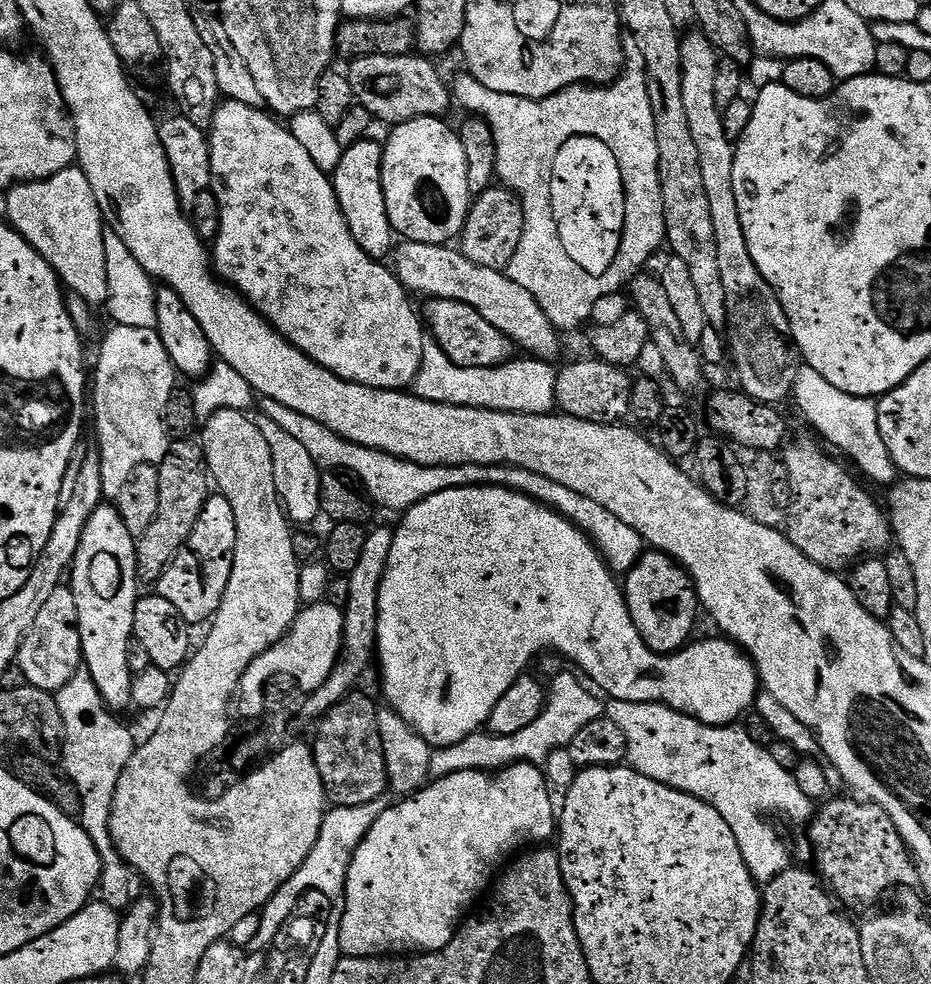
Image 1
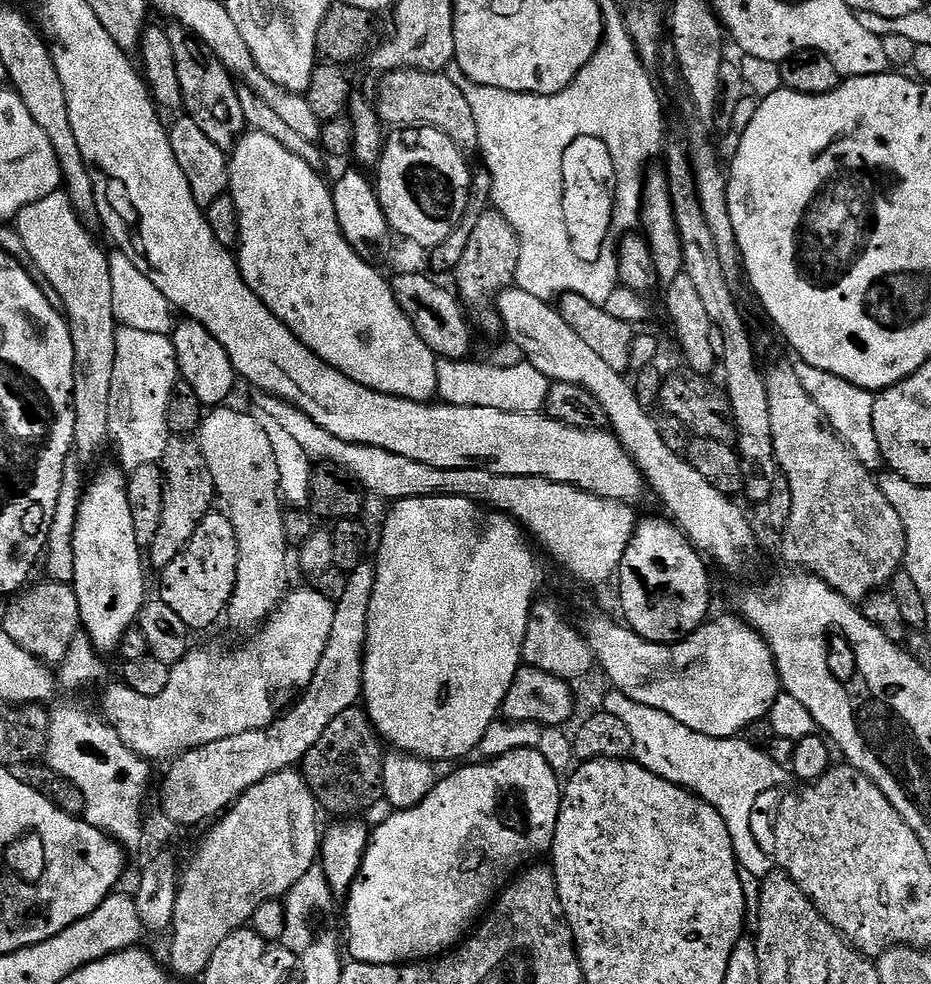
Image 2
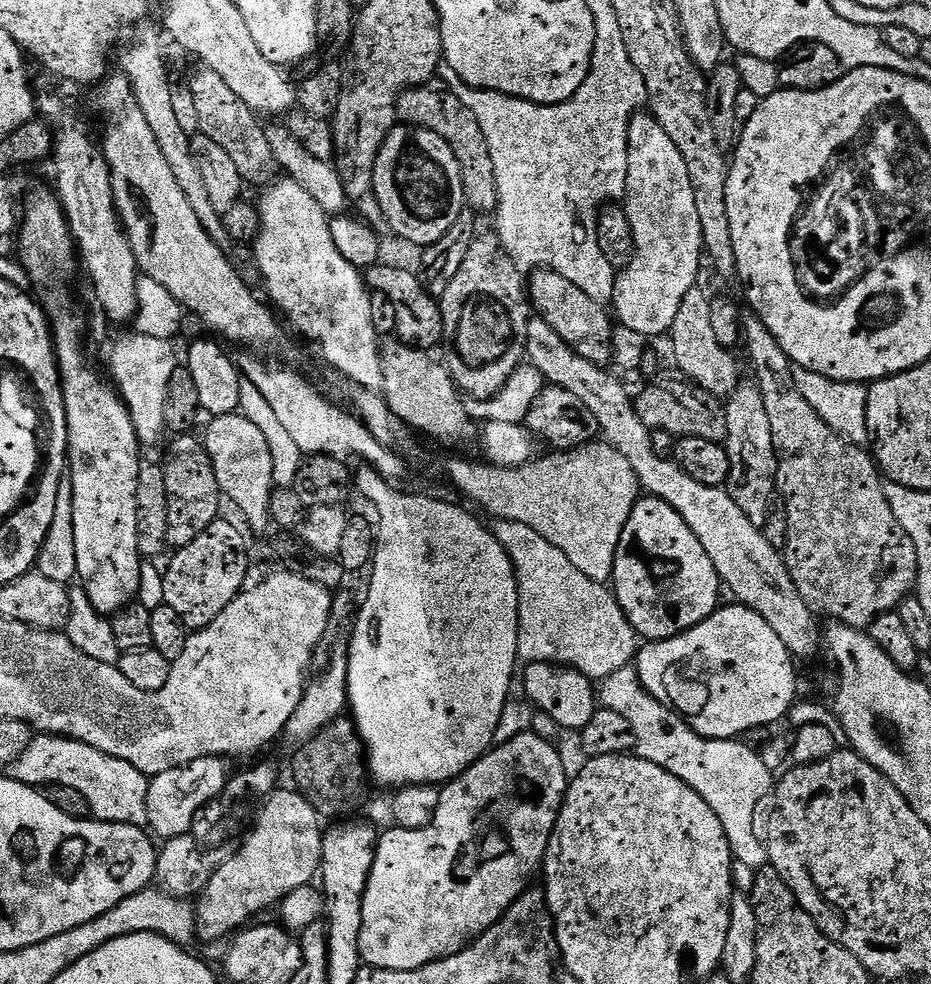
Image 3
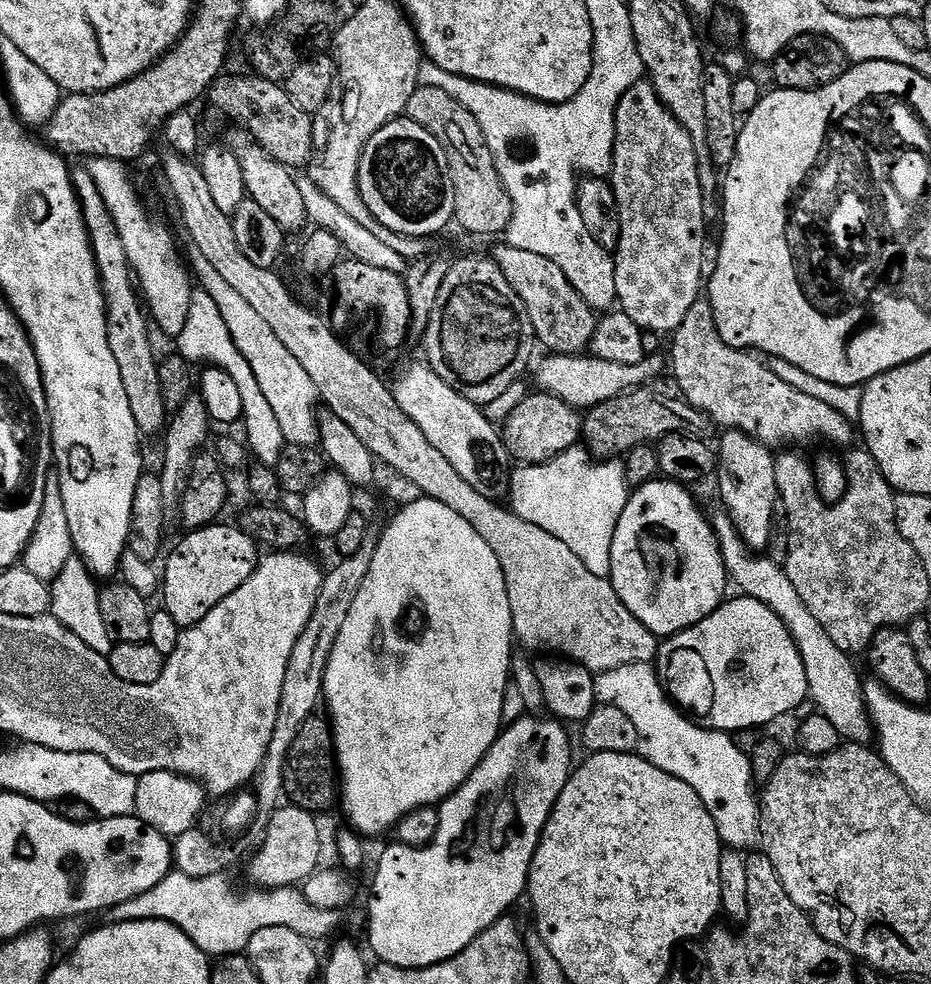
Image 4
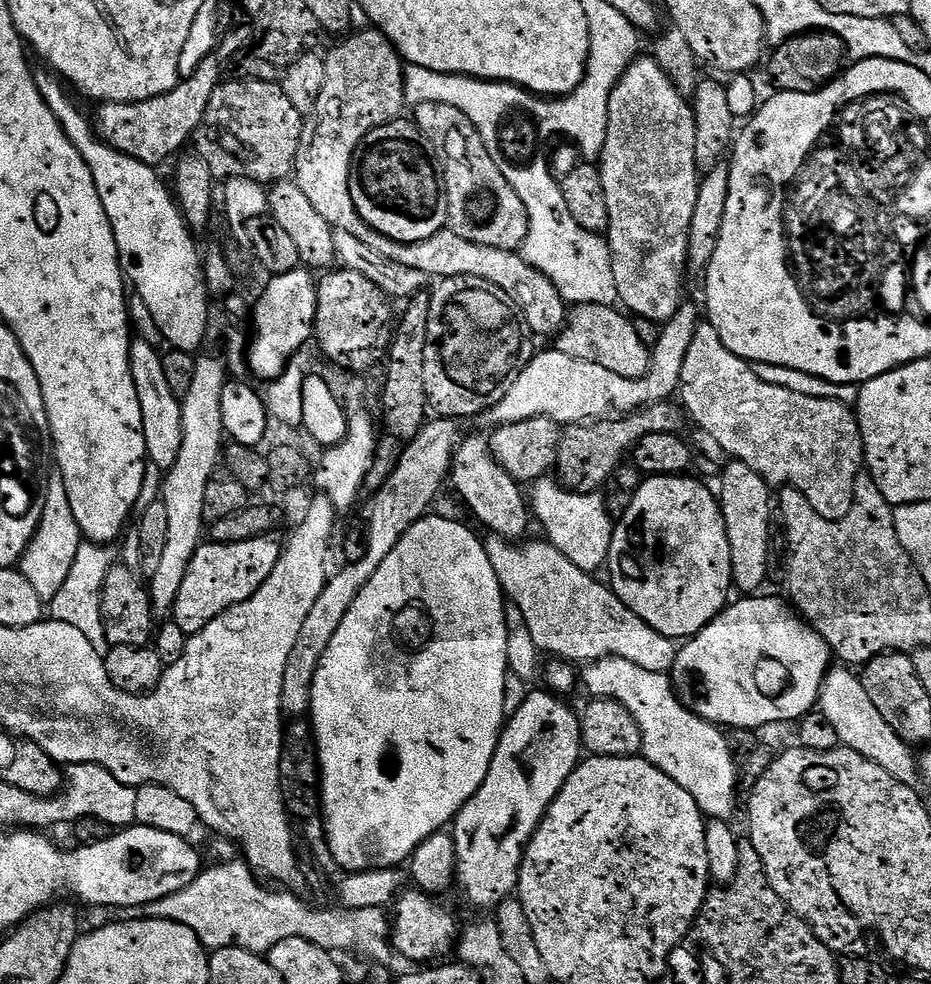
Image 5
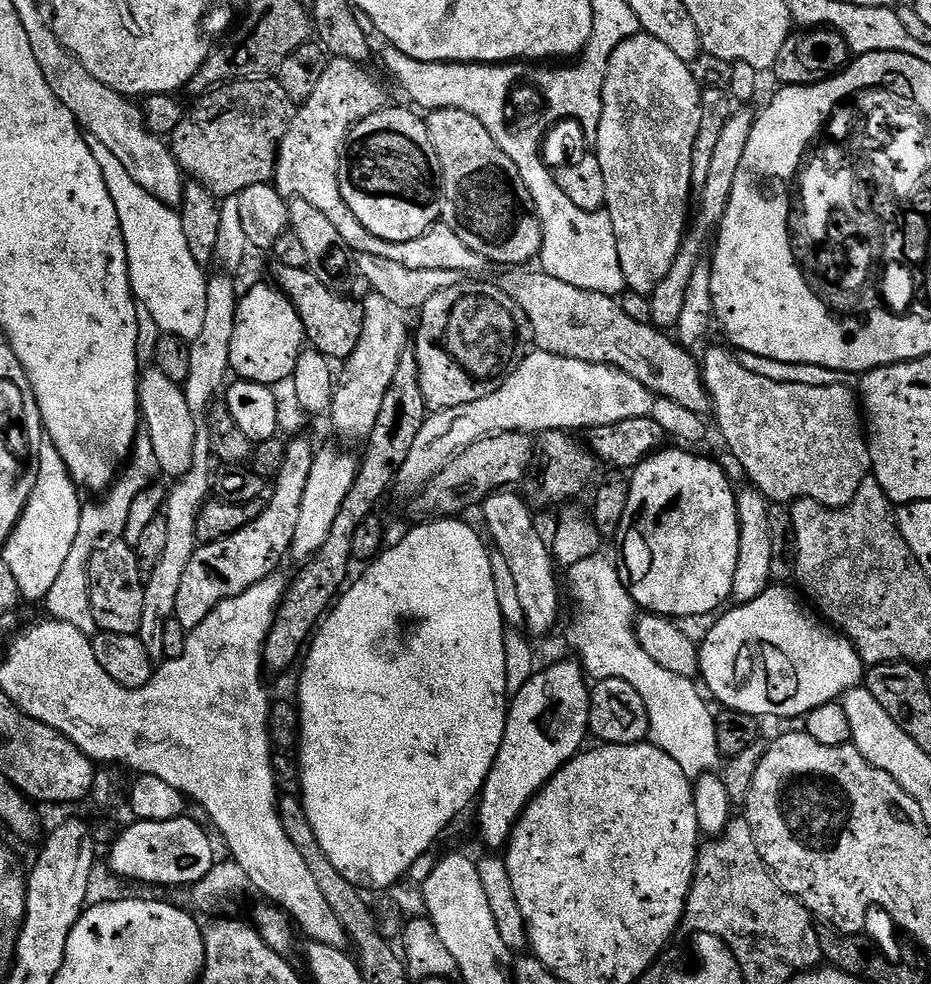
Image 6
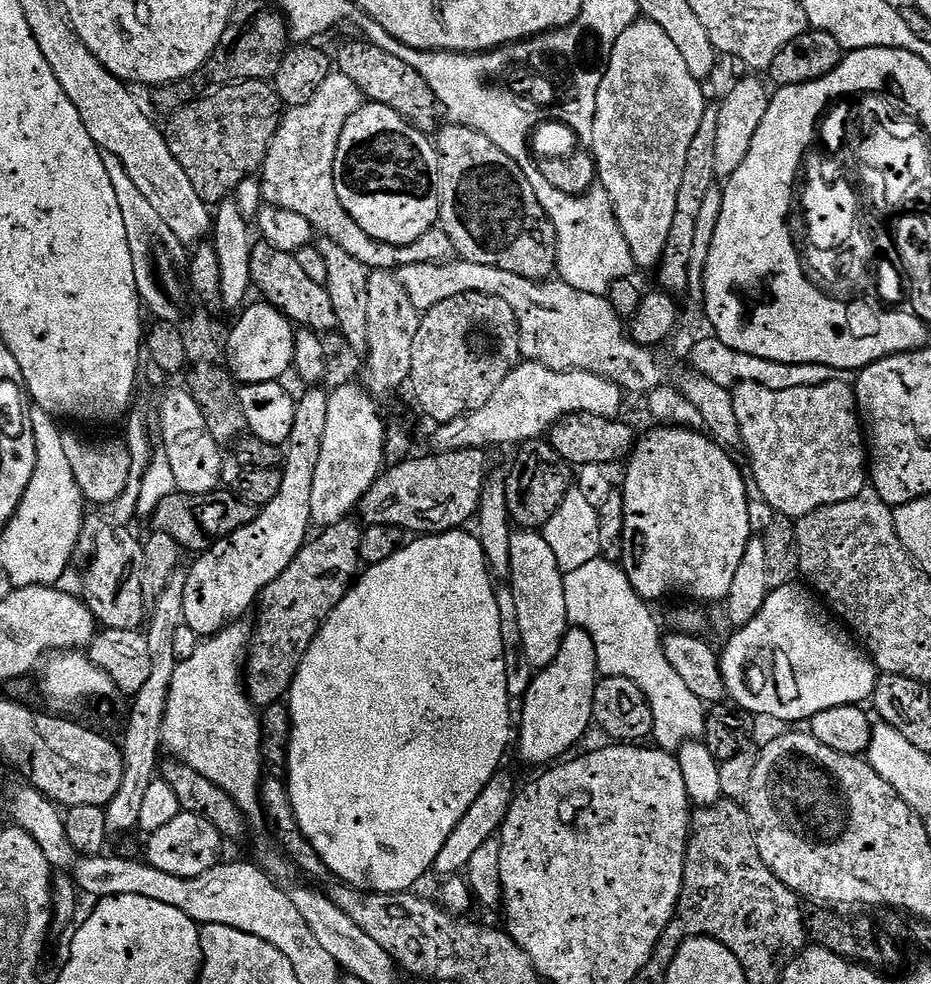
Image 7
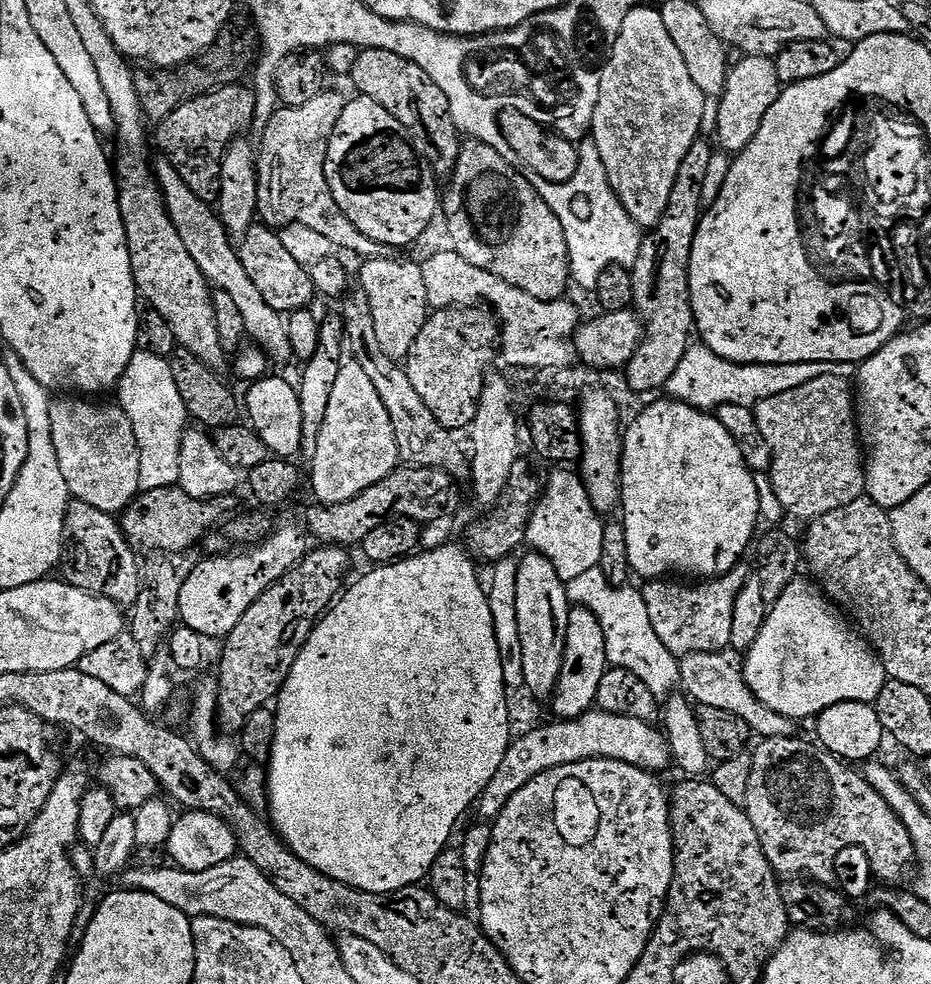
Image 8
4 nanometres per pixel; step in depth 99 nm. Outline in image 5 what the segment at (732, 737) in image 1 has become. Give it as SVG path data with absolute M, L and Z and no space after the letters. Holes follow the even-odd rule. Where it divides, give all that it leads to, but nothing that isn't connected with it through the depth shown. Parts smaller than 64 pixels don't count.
M617 656L604 657L591 668L589 695L599 699L615 698L634 714L644 744L643 755L690 790L705 817L728 820L736 808L738 760L728 744L727 735L701 713L700 717L691 712L672 693L672 684L665 673L646 670L634 661Z

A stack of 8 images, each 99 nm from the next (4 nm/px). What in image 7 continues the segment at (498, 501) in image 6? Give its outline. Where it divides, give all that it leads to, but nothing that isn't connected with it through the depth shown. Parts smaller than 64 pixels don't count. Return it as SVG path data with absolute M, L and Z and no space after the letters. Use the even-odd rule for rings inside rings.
M516 530L510 538L510 587L518 610L518 625L522 634L522 650L539 670L550 666L558 658L558 646L567 634L570 623L567 618L563 580L565 573L560 571L558 558L546 542L543 531Z

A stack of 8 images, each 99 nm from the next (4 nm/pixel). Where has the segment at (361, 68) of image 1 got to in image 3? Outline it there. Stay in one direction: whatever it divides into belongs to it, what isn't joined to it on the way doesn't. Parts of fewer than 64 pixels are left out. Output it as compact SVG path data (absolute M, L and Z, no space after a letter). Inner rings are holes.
M433 78L427 84L407 88L396 103L396 118L401 125L428 128L438 134L454 150L458 166L462 170L464 202L477 214L495 213L498 198L498 178L494 178L494 158L490 158L490 146L486 146L486 134L470 109L439 79Z

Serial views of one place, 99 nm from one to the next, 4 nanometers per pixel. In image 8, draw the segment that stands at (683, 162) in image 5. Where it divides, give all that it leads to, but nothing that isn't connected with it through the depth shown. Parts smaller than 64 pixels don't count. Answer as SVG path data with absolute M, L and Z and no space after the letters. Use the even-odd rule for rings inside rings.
M633 7L626 14L602 74L601 97L594 108L590 140L598 146L612 189L642 230L655 228L662 214L666 214L666 202L670 202L670 190L674 190L674 178L678 178L682 158L686 158L686 150L701 139L705 99L694 78L690 78L682 50L674 46L674 38L670 38L670 30L666 30L666 22L662 22L659 7Z

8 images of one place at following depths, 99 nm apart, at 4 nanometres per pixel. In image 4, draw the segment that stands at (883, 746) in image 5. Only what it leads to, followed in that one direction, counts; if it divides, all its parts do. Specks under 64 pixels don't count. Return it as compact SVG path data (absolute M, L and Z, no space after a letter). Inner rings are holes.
M717 512L717 516L711 517L712 528L716 531L731 583L735 587L737 584L743 595L762 602L762 606L770 606L770 610L774 610L774 614L782 618L802 654L808 678L808 695L811 703L820 707L817 708L819 715L830 718L830 722L834 722L834 730L838 730L838 734L845 741L867 745L868 739L873 739L874 729L864 701L865 681L860 680L859 670L852 665L853 657L834 646L834 638L830 638L830 634L822 630L822 622L818 622L818 618L810 614L806 602L802 602L798 590L794 590L794 582L790 582L783 567L777 561L775 564L774 561L767 560L767 555L757 554L748 548L727 512Z

